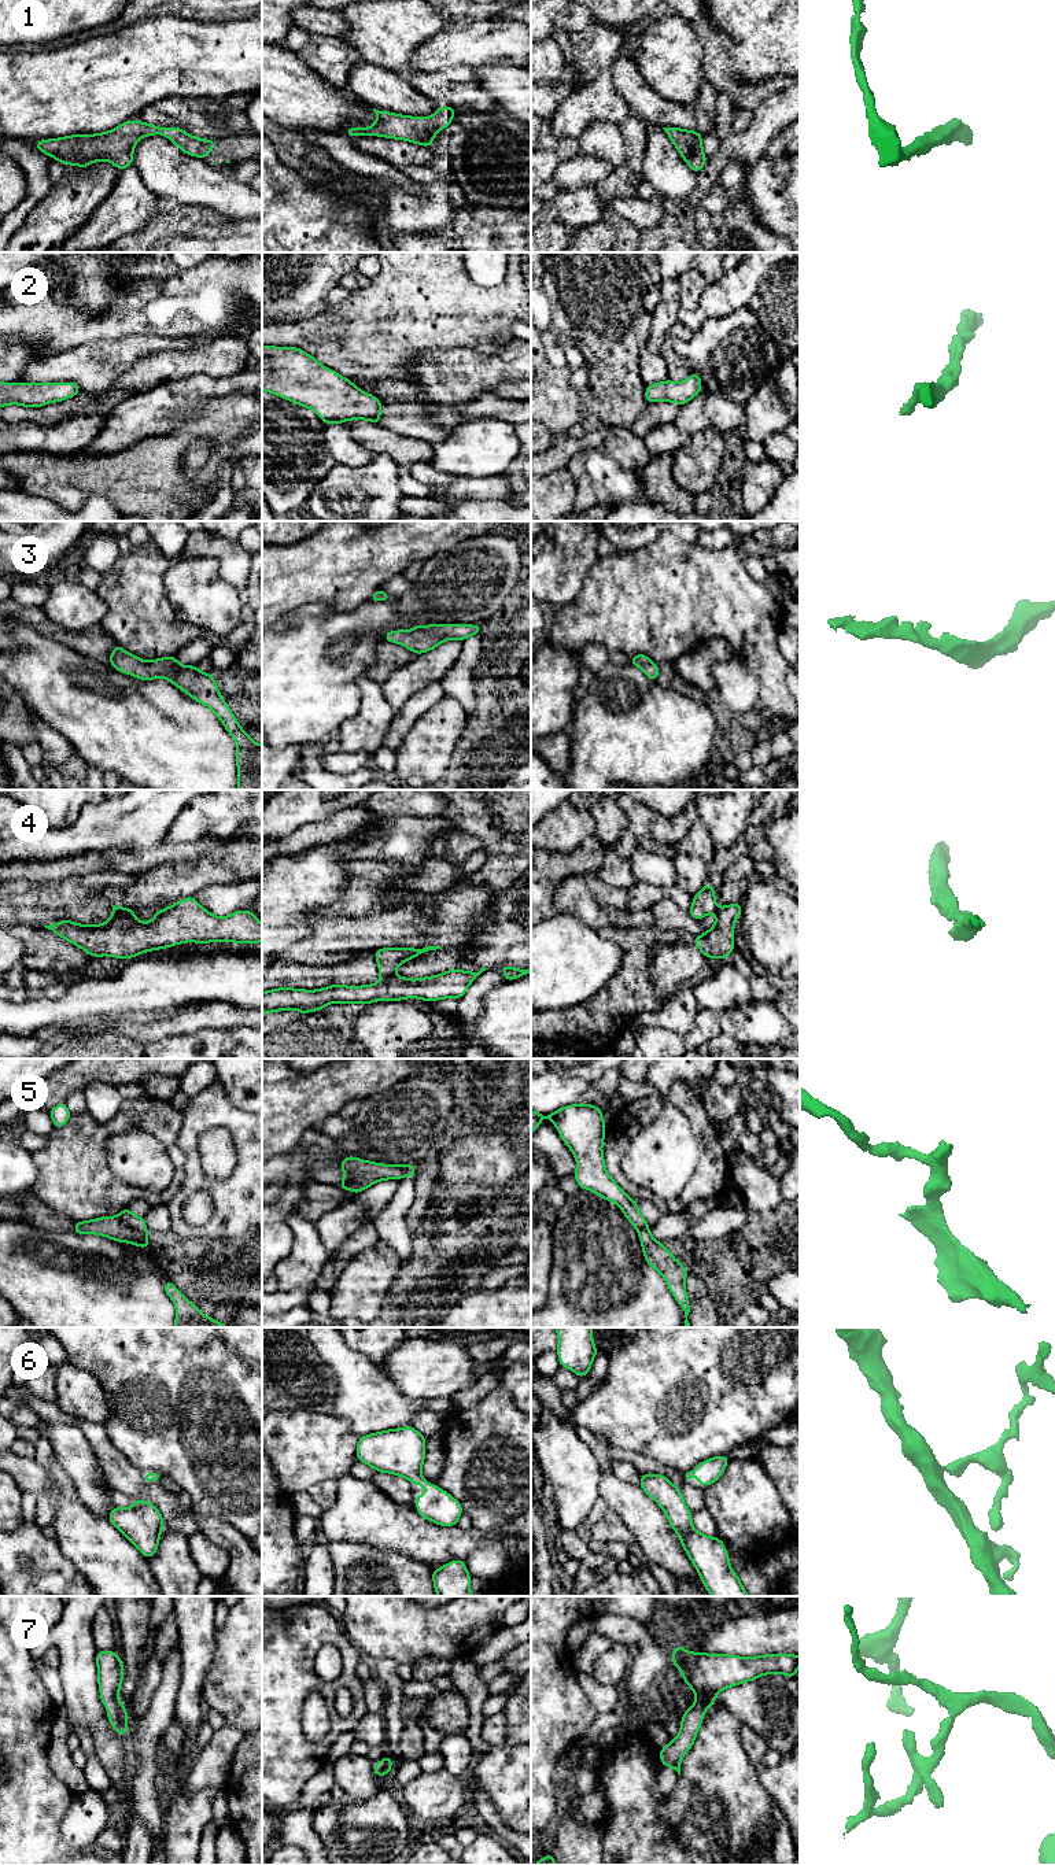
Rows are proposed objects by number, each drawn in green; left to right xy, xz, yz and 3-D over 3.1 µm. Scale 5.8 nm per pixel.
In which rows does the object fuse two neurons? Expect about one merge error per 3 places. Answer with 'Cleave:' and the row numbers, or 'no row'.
Cleave: 4, 5

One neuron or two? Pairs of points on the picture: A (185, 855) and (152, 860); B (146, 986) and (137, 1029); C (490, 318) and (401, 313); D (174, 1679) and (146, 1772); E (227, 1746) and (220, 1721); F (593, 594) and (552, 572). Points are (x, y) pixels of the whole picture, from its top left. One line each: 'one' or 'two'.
A: one
B: two
C: one
D: one
E: two
F: two

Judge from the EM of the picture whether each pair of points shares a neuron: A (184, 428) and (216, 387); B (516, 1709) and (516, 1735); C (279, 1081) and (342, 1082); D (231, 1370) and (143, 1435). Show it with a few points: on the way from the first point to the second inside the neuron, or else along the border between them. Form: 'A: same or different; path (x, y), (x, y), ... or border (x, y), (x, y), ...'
A: different; border (227, 396), (181, 416), (172, 431)
B: same; path (516, 1716), (516, 1728)
C: same; path (294, 1084), (327, 1084)
D: same; path (209, 1392), (195, 1406), (176, 1406), (165, 1414)

